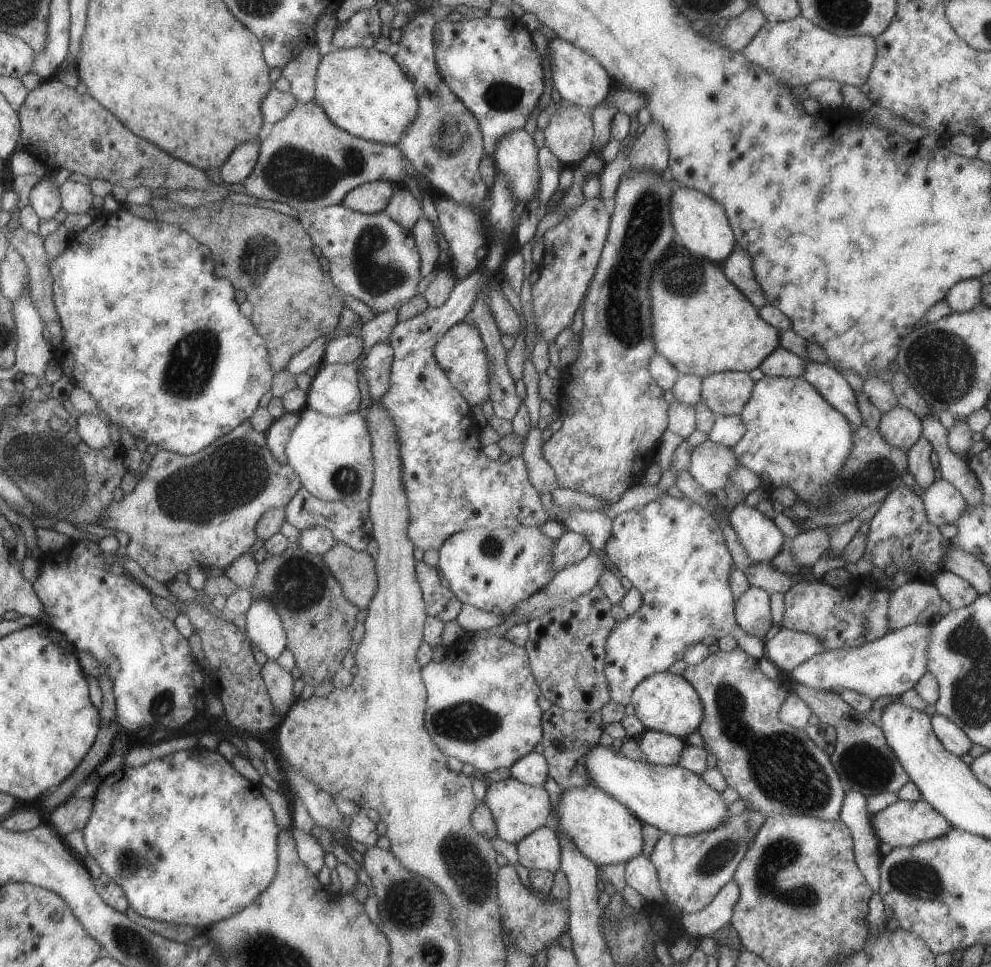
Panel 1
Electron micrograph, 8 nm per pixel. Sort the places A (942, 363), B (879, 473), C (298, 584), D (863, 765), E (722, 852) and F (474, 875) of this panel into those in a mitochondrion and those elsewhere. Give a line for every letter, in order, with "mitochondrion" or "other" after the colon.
A: mitochondrion
B: mitochondrion
C: mitochondrion
D: mitochondrion
E: mitochondrion
F: mitochondrion

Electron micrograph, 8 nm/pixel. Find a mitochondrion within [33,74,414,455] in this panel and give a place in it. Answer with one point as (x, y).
(291, 173)

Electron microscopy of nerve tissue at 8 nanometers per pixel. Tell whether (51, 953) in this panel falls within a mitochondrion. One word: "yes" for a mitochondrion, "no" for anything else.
no

